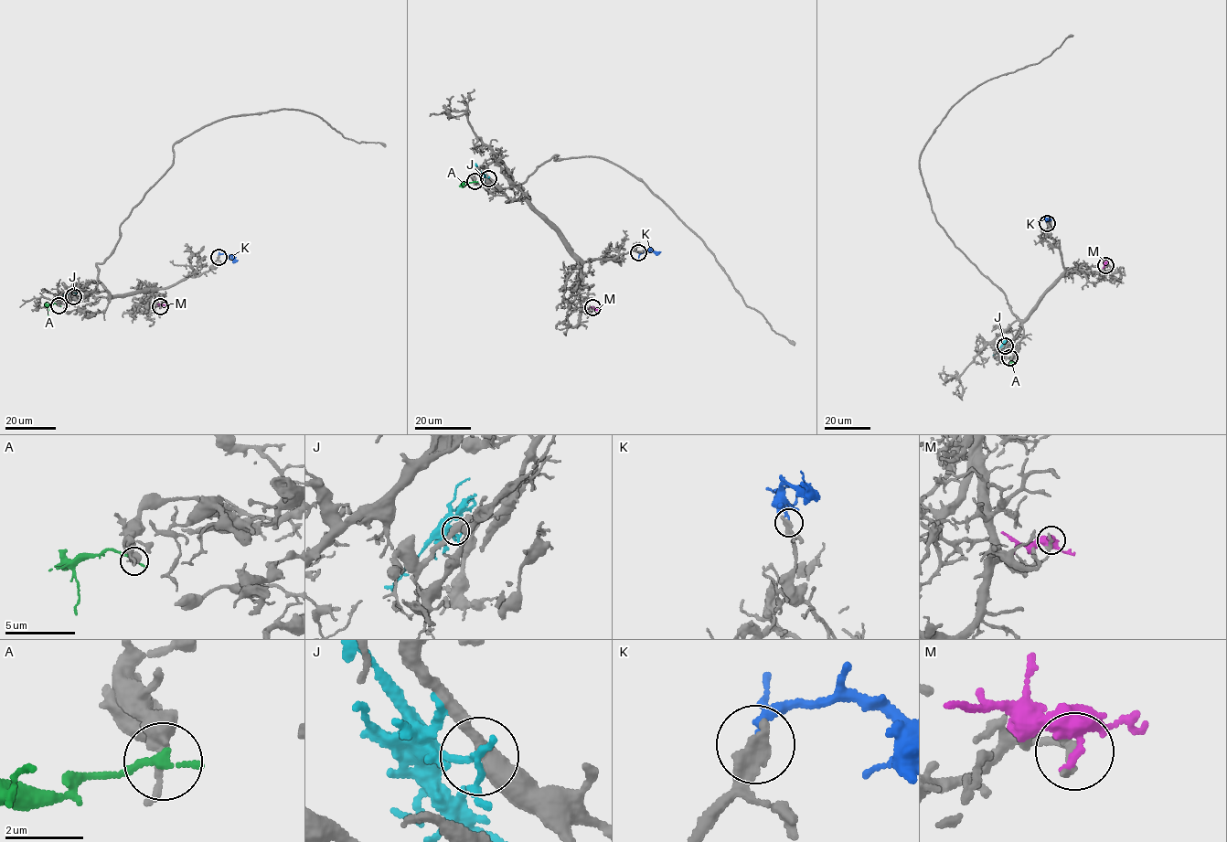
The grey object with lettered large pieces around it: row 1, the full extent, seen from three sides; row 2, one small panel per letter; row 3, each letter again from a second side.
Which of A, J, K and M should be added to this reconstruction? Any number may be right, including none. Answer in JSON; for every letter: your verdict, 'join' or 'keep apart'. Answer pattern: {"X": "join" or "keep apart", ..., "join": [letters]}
{"A": "keep apart", "J": "keep apart", "K": "keep apart", "M": "keep apart", "join": []}

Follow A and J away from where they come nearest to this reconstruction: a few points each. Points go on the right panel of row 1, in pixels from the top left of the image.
A: (1009, 357), (1014, 369)
J: (1005, 346), (993, 355)

